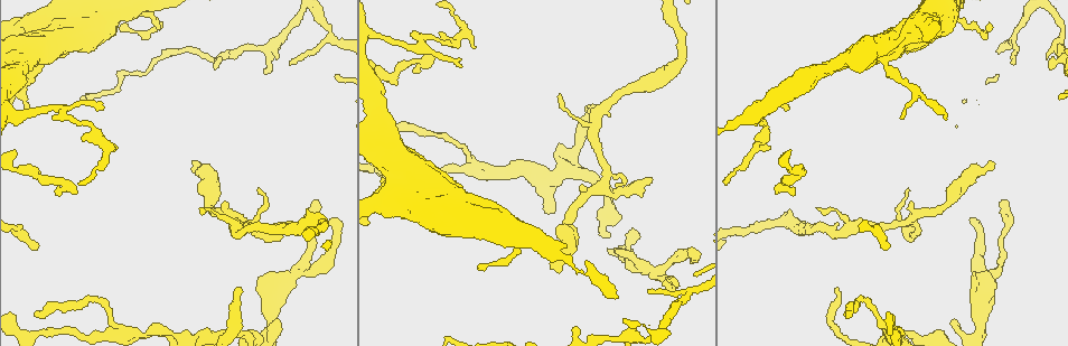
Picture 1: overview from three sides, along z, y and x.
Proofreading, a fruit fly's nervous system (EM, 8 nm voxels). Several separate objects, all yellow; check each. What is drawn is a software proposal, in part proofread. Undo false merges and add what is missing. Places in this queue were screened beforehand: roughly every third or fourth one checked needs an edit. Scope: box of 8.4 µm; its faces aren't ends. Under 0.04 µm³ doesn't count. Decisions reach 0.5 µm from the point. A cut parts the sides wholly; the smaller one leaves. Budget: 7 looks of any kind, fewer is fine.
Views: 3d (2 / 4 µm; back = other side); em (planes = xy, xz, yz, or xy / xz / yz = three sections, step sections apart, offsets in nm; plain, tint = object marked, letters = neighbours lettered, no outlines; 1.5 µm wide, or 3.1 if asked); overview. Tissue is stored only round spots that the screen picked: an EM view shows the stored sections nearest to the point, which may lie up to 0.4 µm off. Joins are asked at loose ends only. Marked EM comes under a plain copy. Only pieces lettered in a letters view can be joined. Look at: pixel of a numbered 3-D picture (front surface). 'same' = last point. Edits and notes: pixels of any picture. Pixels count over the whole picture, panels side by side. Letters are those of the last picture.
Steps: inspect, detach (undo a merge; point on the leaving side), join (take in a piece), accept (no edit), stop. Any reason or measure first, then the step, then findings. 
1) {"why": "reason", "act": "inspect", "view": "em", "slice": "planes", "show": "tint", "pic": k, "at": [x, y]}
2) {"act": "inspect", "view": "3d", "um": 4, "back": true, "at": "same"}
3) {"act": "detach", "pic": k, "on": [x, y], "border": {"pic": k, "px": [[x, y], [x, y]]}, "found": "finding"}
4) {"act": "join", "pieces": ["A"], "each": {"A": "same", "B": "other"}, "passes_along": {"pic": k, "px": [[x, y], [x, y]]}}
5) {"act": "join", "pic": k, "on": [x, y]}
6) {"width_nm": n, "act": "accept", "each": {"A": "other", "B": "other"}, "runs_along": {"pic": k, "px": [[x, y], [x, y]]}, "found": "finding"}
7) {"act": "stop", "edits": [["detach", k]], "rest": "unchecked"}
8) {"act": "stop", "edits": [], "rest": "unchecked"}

{"why": "an open end", "act": "inspect", "view": "3d", "um": 2, "pic": 1, "at": [670, 278]}

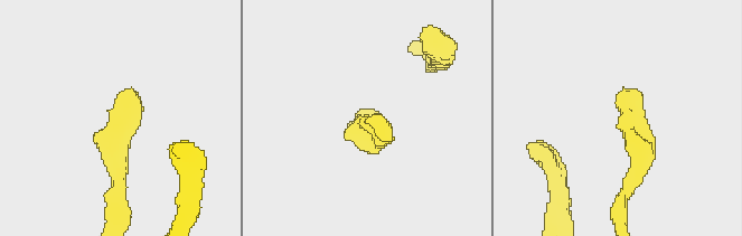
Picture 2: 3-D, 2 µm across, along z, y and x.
{"why": "shape alone is not enough", "act": "inspect", "view": "em", "slice": "planes", "show": "letters", "pic": 2, "at": [369, 120]}

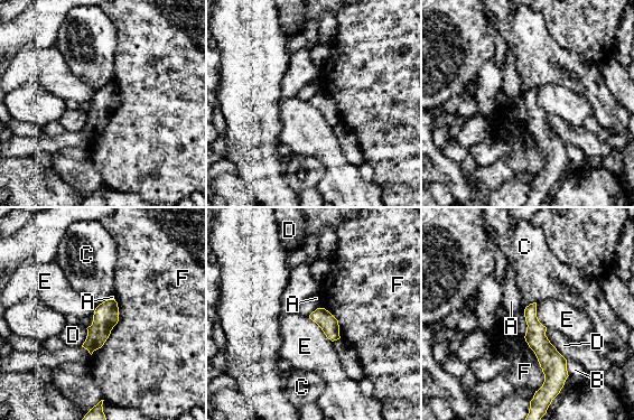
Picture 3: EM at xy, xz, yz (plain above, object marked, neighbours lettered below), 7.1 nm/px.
{"width_nm": 130, "act": "accept", "each": {"A": "other", "B": "other", "C": "other", "D": "other", "E": "other", "F": "other"}, "runs_along": {"pic": 3, "px": [[532, 306], [550, 360], [541, 392]]}, "found": "none of them fits"}

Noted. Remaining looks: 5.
{"why": "branch stops here", "act": "inspect", "view": "3d", "um": 2, "pic": 1, "at": [554, 267]}

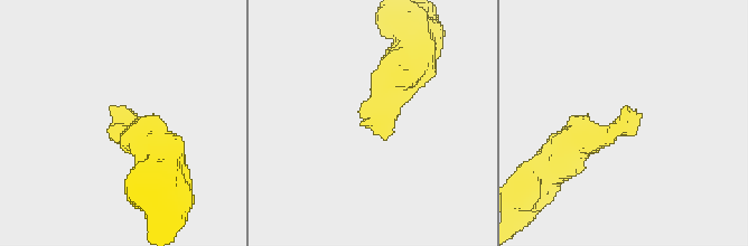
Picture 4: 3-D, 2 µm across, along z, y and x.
{"why": "need the tissue", "act": "inspect", "view": "em", "slice": "planes", "show": "letters", "pic": 4, "at": [632, 112]}

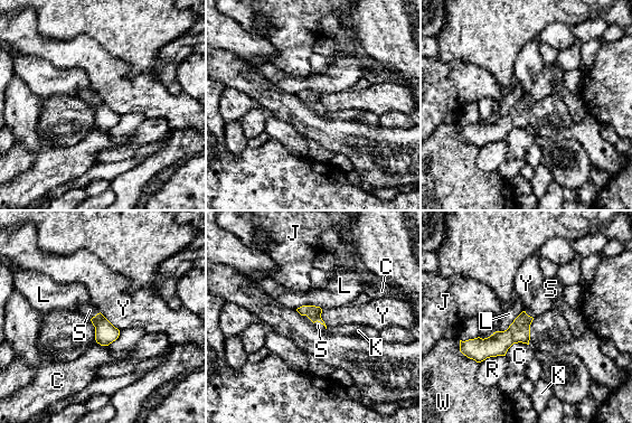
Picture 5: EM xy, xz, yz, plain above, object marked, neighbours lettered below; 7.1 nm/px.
{"longest_contact_nm": ["L", 260], "act": "join", "pieces": ["S"], "each": {"C": "other", "J": "other", "K": "other", "L": "other", "R": "other", "S": "same", "W": "other", "Y": "other"}, "passes_along": {"pic": 5, "px": [[105, 332], [96, 315], [90, 310]]}, "found": "the cell continues"}

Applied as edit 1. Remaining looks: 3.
{"act": "inspect", "view": "overview"}

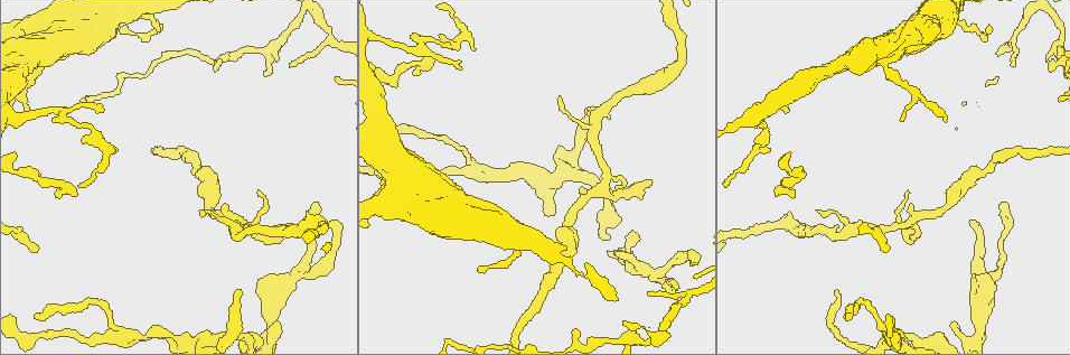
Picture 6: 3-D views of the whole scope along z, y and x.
{"why": "branch stops here", "act": "inspect", "view": "em", "slice": "planes", "show": "tint", "pic": 6, "at": [576, 328]}

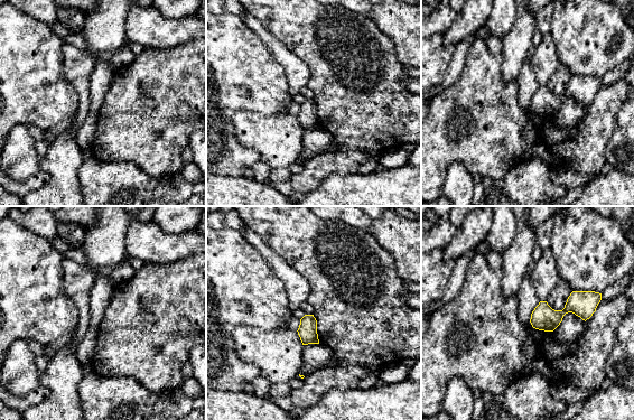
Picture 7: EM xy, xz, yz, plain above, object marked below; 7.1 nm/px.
{"why": "what lies round it", "act": "inspect", "view": "em", "slice": "planes", "show": "letters", "at": "same"}

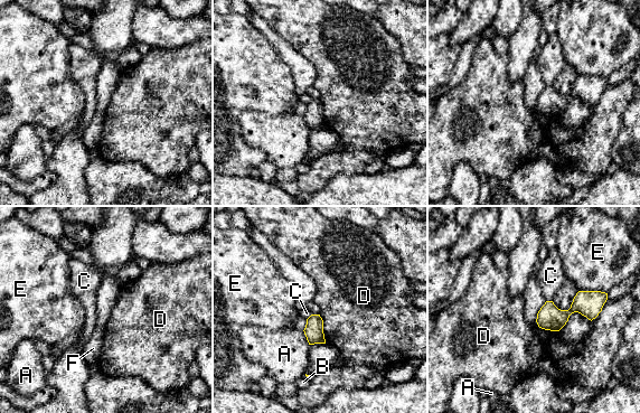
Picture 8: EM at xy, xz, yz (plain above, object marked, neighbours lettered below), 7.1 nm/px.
{"width_nm": 140, "act": "accept", "each": {"A": "other", "B": "other", "C": "other", "D": "other", "E": "other", "F": "other"}, "found": "none of them fits"}

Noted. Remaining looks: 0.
{"act": "stop", "edits": [["join", 5]], "rest": "unchecked"}

